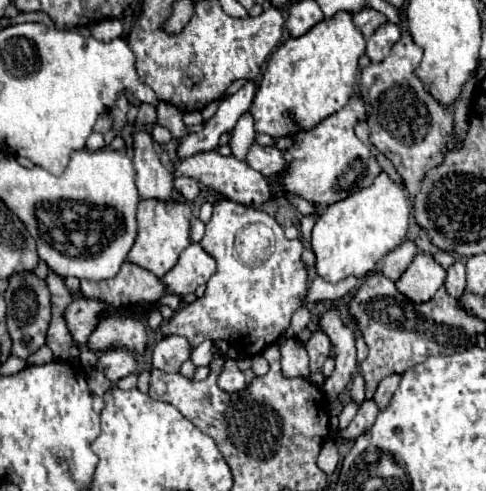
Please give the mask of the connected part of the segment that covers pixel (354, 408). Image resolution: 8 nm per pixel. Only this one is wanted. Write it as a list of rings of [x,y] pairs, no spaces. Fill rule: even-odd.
[[[348,401],[346,405],[344,405],[344,409],[342,409],[342,413],[338,415],[338,419],[340,419],[340,429],[344,429],[344,427],[348,427],[348,423],[356,417],[356,413],[358,413],[358,403],[356,401]]]

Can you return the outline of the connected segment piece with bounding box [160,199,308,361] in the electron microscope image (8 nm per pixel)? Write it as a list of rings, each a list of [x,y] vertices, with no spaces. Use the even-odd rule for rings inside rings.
[[[224,199],[214,205],[214,215],[206,225],[206,235],[202,237],[200,245],[206,249],[206,253],[210,253],[210,257],[214,257],[218,269],[214,277],[210,277],[206,293],[194,303],[182,305],[172,319],[160,327],[160,335],[186,337],[190,341],[190,349],[210,339],[220,351],[220,357],[236,361],[266,351],[286,331],[294,311],[302,305],[308,293],[308,273],[300,259],[304,251],[302,241],[288,241],[282,227],[268,213]],[[250,223],[266,223],[276,235],[274,253],[268,261],[256,267],[244,265],[234,251],[236,231]]]

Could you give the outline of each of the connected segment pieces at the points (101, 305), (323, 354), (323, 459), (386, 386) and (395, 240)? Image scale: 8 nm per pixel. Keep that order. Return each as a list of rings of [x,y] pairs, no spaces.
[[[76,297],[66,307],[64,319],[66,319],[66,325],[68,325],[70,335],[76,341],[76,345],[86,345],[92,329],[98,323],[100,313],[106,307],[108,305],[104,301],[98,301],[98,299],[82,299],[82,297]]]
[[[316,331],[316,333],[310,337],[310,341],[306,343],[306,351],[308,351],[308,355],[310,355],[310,367],[312,367],[310,381],[320,387],[320,385],[324,383],[324,377],[322,377],[322,373],[320,373],[320,367],[322,367],[322,363],[330,357],[330,351],[332,351],[332,345],[330,345],[328,335],[322,333],[322,331]]]
[[[334,439],[326,441],[324,447],[322,447],[322,451],[320,451],[320,455],[318,455],[318,467],[320,467],[326,475],[330,475],[330,473],[334,473],[336,465],[338,465],[338,459],[340,459],[340,455],[338,455],[338,445],[336,445],[336,441],[334,441]]]
[[[390,375],[390,377],[386,377],[386,379],[380,381],[380,385],[378,385],[376,393],[374,393],[374,401],[376,401],[376,405],[378,405],[380,411],[388,407],[390,399],[392,399],[396,387],[398,387],[398,383],[400,383],[400,375]]]
[[[382,171],[374,179],[374,185],[330,205],[326,213],[318,217],[312,231],[312,249],[316,253],[318,275],[330,283],[338,283],[348,275],[364,277],[386,253],[402,245],[408,223],[410,203],[406,189],[404,185],[392,181],[386,171]]]

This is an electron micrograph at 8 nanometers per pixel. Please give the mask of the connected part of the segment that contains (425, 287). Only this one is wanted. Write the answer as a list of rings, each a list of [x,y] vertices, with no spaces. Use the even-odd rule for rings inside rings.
[[[418,253],[404,275],[396,281],[400,293],[414,303],[424,303],[434,297],[440,285],[444,285],[446,271],[436,263],[430,253]]]

